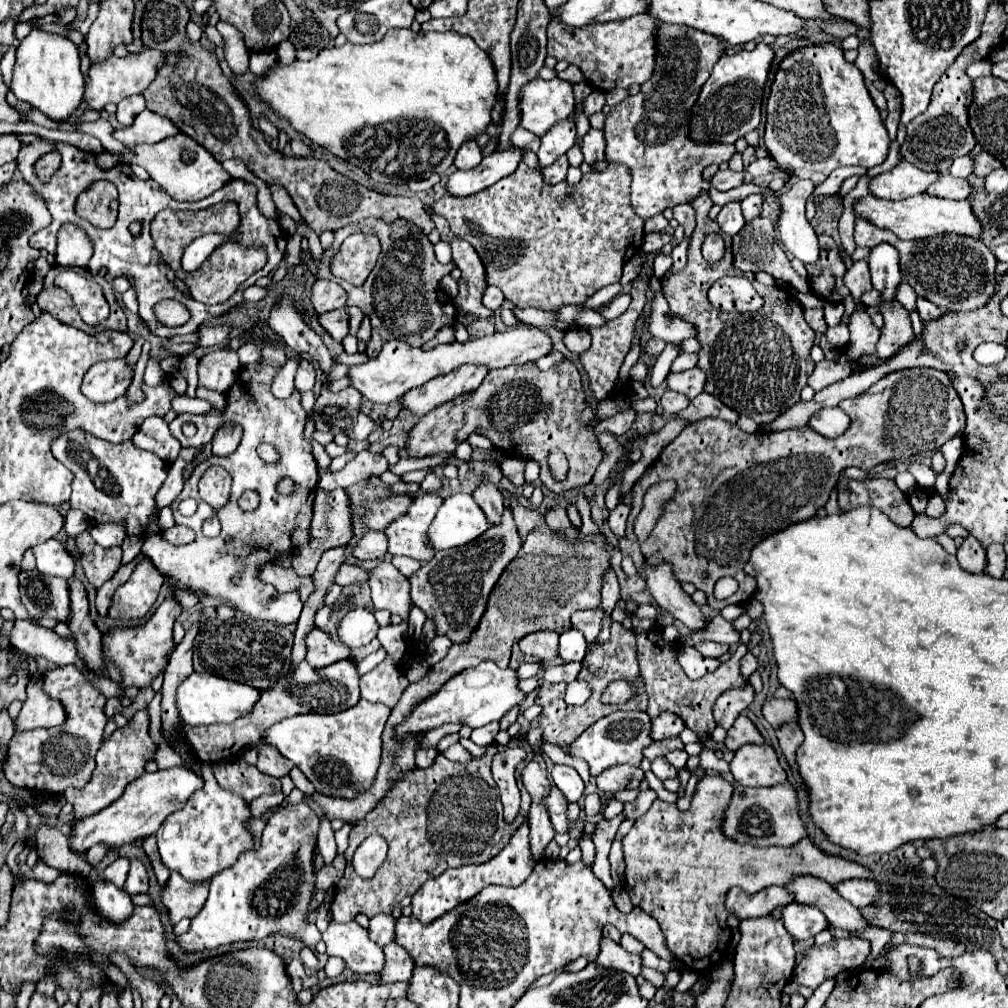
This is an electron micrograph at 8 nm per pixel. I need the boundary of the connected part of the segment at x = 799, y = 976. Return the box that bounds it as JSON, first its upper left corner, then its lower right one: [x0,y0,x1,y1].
[793,936,869,990]

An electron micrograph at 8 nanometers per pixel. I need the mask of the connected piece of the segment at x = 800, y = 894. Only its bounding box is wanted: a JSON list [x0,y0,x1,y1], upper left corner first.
[787,876,871,932]

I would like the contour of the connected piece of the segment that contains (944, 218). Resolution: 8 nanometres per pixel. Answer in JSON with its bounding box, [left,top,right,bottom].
[855,194,983,240]

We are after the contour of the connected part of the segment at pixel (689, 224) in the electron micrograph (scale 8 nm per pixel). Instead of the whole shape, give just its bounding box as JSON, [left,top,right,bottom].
[673,204,695,238]

